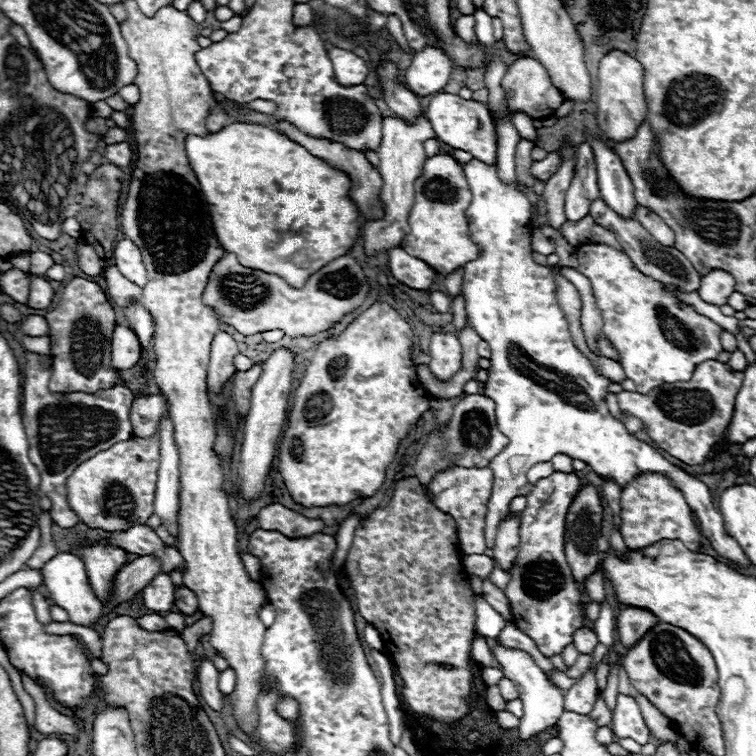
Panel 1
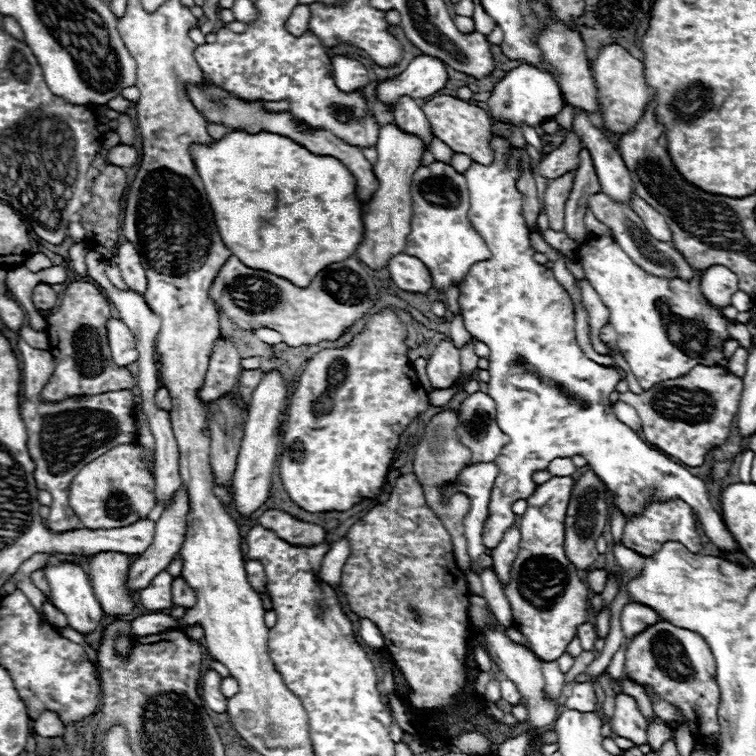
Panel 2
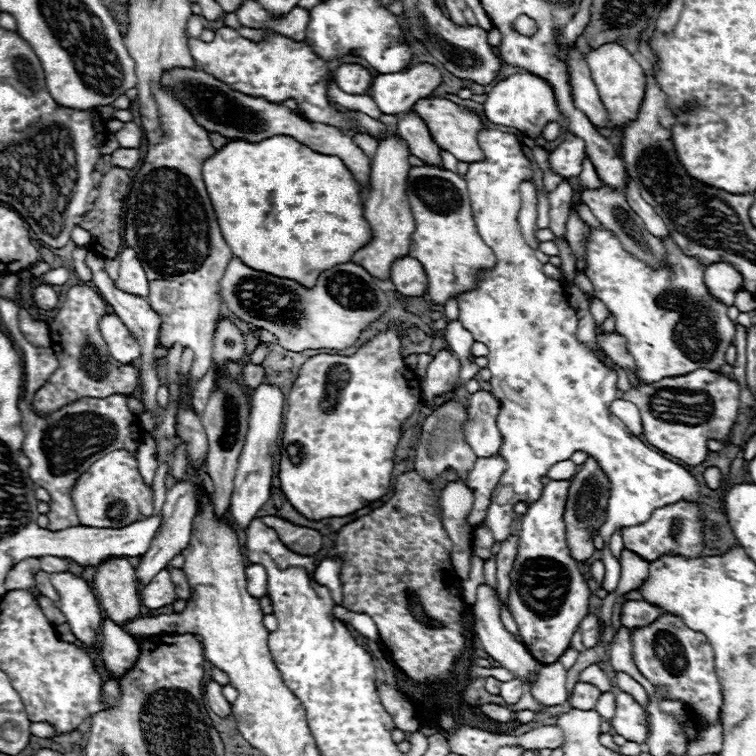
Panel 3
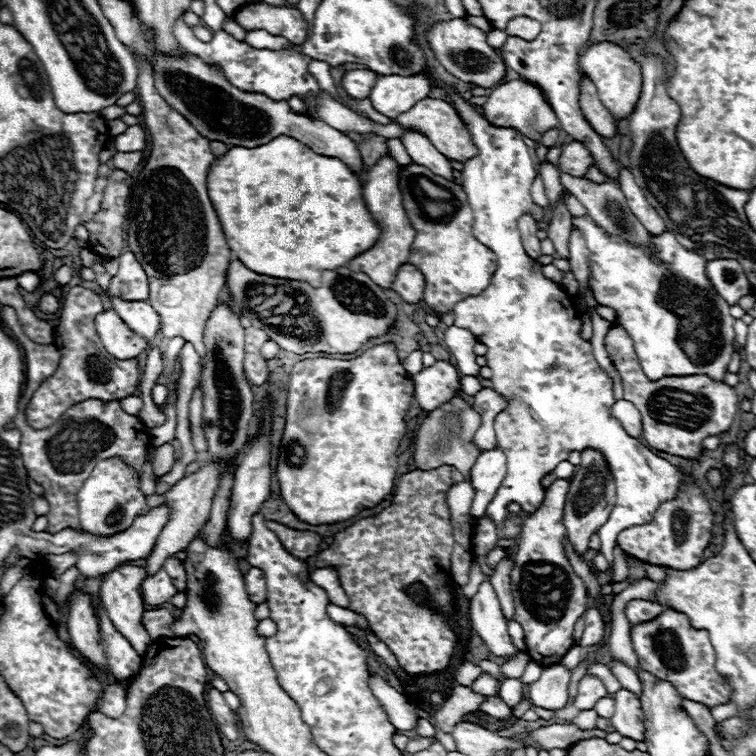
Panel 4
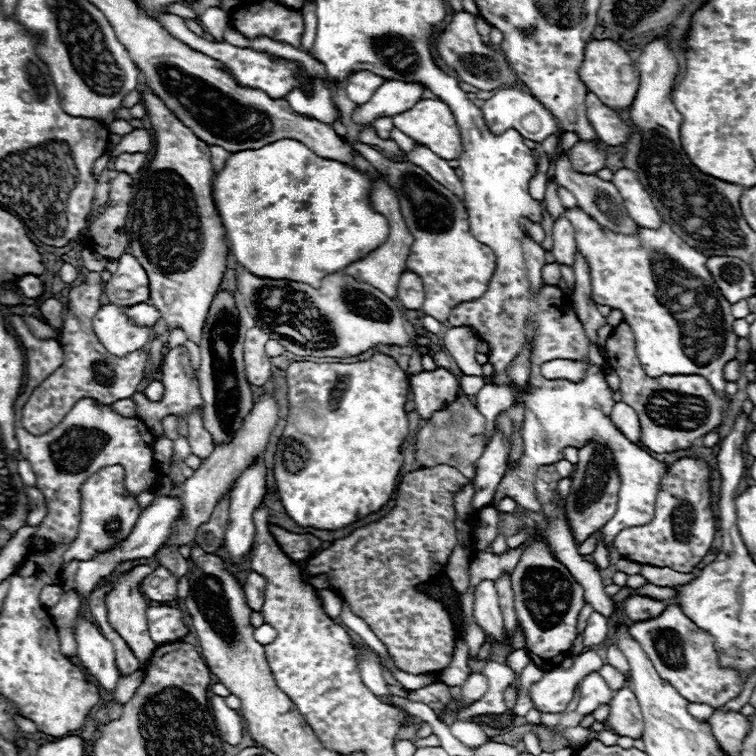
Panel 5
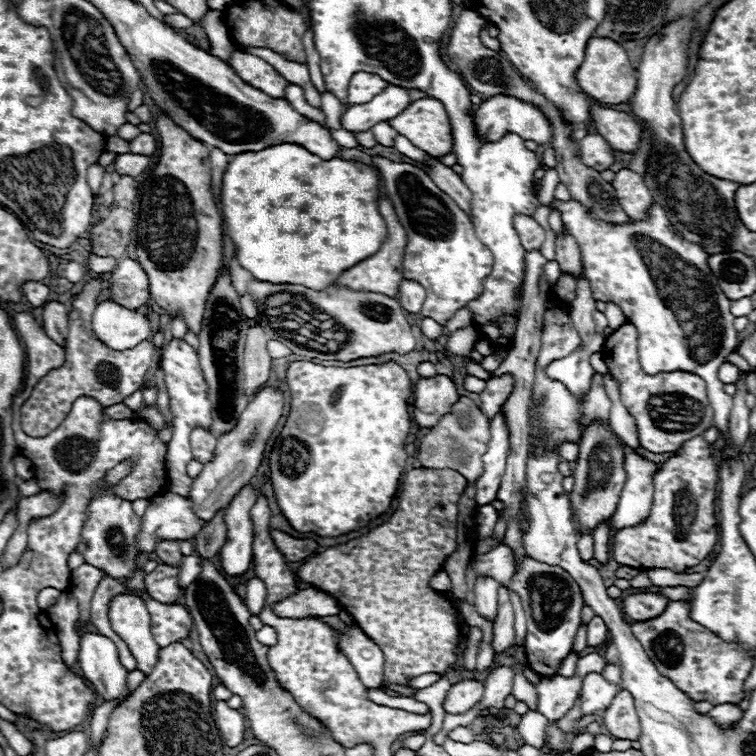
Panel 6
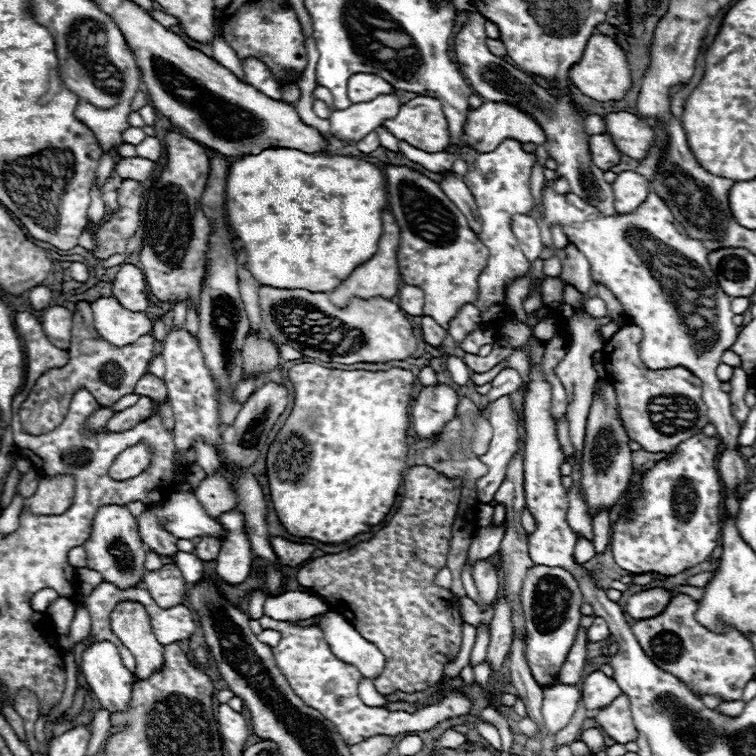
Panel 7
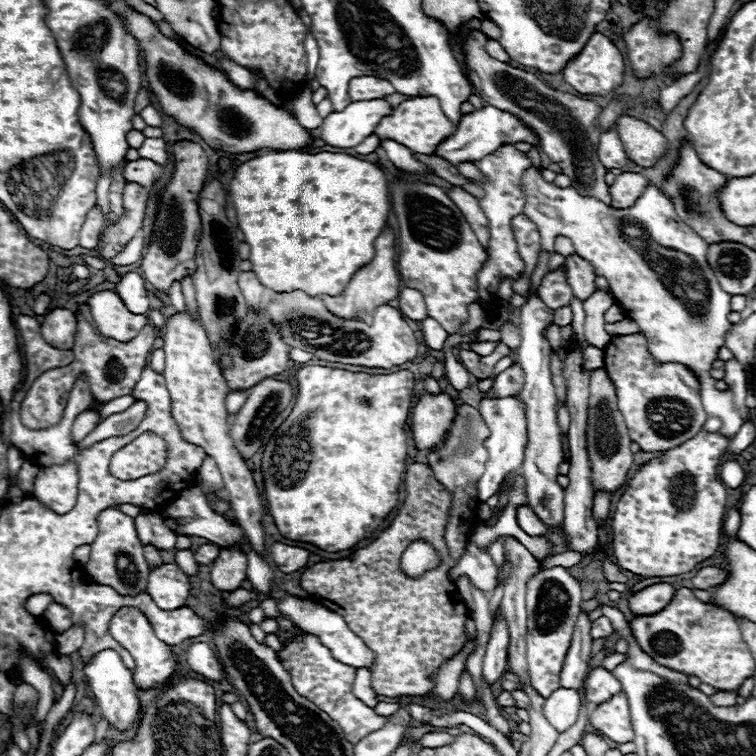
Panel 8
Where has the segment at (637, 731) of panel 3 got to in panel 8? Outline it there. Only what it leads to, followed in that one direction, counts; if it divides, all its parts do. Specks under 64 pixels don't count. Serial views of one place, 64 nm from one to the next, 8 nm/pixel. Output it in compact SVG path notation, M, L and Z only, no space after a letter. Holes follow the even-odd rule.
M622 692L612 696L612 700L596 706L596 710L590 714L590 722L602 736L618 744L630 742L634 738L630 712L628 712L628 700Z

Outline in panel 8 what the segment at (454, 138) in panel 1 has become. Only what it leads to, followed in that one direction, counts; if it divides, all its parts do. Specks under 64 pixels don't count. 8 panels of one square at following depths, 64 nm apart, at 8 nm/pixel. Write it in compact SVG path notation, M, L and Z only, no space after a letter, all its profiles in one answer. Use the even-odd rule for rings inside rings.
M416 96L412 100L404 100L402 104L398 104L394 108L392 116L386 116L384 120L380 120L374 134L378 134L380 140L382 138L396 140L396 142L404 144L406 148L410 148L414 152L432 154L442 140L446 140L448 136L454 134L454 128L452 128L452 122L444 116L438 98L434 98L434 96L424 96L424 98Z

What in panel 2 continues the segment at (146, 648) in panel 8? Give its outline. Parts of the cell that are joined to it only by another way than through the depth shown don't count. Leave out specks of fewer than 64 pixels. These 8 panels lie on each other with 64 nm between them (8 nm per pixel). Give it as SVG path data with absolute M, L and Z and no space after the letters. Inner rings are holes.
M98 552L88 558L88 578L92 590L108 616L130 614L134 602L124 586L130 560L122 552Z

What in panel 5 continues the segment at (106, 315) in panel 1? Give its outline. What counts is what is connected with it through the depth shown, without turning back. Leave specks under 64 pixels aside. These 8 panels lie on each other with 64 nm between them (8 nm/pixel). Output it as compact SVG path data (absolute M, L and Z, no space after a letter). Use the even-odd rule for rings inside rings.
M86 282L82 286L72 288L68 294L68 304L64 308L64 324L58 336L58 342L64 352L64 362L32 392L30 400L22 408L22 426L36 436L54 428L78 400L94 398L102 404L114 404L116 400L130 398L144 378L144 372L148 368L148 354L144 350L132 352L132 356L124 358L112 356L100 344L92 330L90 316L94 316L94 312L98 312L100 308L98 300L102 294L102 286L104 284Z

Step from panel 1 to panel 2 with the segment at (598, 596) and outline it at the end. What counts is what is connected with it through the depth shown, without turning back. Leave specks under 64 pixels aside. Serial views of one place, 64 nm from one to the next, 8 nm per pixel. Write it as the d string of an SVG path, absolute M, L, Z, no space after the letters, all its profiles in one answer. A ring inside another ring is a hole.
M592 570L588 572L586 576L586 586L594 592L594 594L600 594L606 586L606 572L604 570Z

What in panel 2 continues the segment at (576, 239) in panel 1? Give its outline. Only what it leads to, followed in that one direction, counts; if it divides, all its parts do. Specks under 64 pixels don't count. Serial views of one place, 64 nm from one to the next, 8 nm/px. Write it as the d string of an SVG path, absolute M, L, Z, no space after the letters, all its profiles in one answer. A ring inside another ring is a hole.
M588 210L586 216L584 216L584 228L586 228L586 232L592 234L592 236L600 236L600 234L608 234L608 236L612 236L612 230L610 230L608 226L600 224L600 222L592 216L590 210Z

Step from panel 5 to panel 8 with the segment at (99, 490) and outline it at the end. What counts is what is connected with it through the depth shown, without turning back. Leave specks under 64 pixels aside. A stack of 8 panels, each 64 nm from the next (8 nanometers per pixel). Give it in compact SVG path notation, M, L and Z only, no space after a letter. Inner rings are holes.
M146 432L112 456L110 472L120 480L134 480L158 472L164 464L164 440ZM106 508L98 516L98 536L90 544L90 560L86 562L86 570L96 576L98 584L106 584L116 588L122 596L136 596L140 592L146 592L148 584L148 572L150 568L146 566L146 558L142 552L142 542L138 540L134 518L126 516L124 512L116 508Z

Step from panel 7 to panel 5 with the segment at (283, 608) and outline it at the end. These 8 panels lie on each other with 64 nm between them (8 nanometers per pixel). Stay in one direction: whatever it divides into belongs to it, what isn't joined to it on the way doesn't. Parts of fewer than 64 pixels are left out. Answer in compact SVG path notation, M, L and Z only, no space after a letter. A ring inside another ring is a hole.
M318 590L320 596L322 596L322 602L324 602L324 612L330 616L330 618L340 618L340 612L342 612L342 606L340 606L340 600L328 592L328 590Z

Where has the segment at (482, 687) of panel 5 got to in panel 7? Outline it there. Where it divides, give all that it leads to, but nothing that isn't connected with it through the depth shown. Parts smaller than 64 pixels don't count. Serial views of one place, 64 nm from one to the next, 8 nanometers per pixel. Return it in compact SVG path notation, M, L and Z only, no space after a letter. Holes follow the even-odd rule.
M266 614L260 618L260 624L262 624L262 628L272 628L282 634L278 646L272 648L272 656L274 656L276 666L288 680L290 688L294 690L294 694L298 698L302 698L308 706L318 710L326 720L330 720L336 726L340 738L348 746L368 740L372 736L380 736L380 734L398 736L398 734L406 734L406 732L424 732L424 730L434 728L434 724L440 720L470 714L472 700L468 698L466 692L456 690L456 688L452 688L446 694L442 704L426 706L414 714L408 714L402 710L392 712L384 706L368 706L362 702L362 698L358 694L360 672L352 664L346 664L344 660L334 656L320 626L316 626L316 624L298 626L298 624L286 622L286 620L274 620Z

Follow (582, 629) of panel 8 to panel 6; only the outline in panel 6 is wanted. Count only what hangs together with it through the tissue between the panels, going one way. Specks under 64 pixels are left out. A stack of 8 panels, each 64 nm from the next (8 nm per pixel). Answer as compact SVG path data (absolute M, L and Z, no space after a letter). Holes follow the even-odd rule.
M570 652L564 660L562 660L562 664L560 664L560 674L564 674L564 676L572 676L572 672L574 672L574 668L576 668L576 660L578 660L580 656L578 654L574 654L574 652Z

